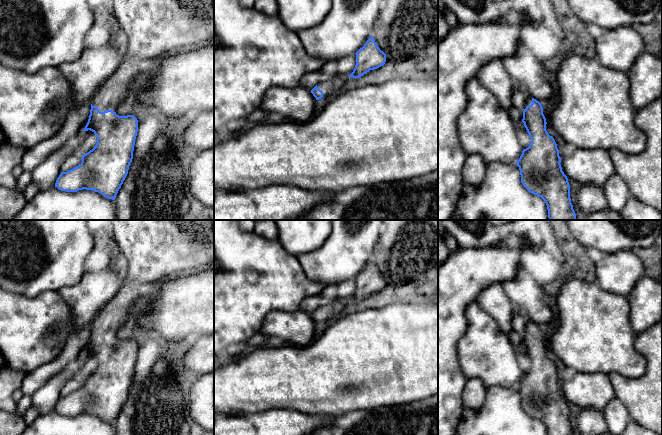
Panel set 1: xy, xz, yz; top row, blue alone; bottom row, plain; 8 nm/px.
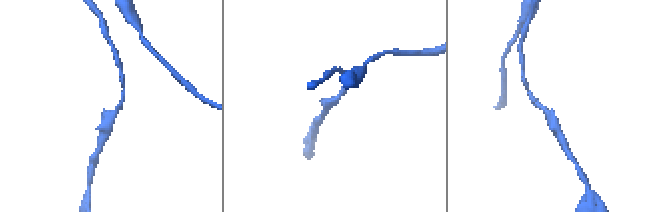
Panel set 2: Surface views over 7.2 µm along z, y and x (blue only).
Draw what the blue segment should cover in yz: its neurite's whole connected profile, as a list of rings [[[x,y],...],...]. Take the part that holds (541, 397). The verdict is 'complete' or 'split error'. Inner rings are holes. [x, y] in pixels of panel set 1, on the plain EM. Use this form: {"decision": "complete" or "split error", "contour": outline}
{"decision": "split error", "contour": [[[526,319],[522,346],[531,362],[529,371],[523,373],[516,386],[523,410],[541,421],[548,435],[574,435],[557,368],[546,354],[543,331],[529,319]]]}

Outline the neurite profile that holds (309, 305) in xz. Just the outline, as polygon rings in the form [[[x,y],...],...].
[[[311,296],[309,298],[304,299],[301,302],[298,310],[301,310],[311,315],[316,309],[318,309],[324,303],[325,301],[321,296]]]

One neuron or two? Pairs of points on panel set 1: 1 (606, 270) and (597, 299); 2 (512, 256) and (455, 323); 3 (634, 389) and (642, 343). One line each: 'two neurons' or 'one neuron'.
1: two neurons
2: one neuron
3: one neuron

